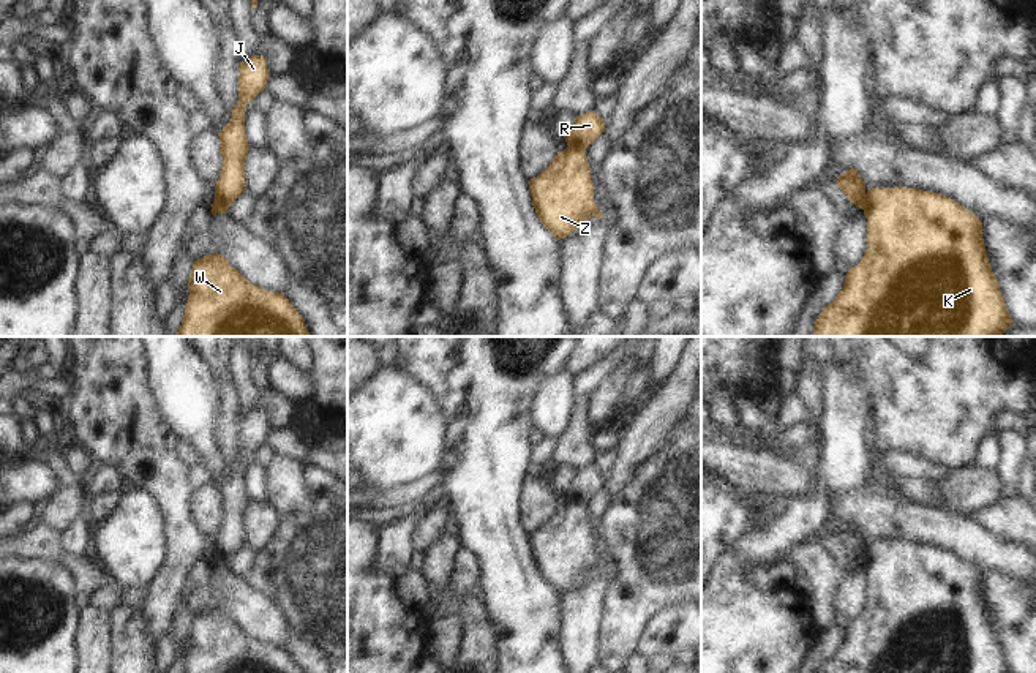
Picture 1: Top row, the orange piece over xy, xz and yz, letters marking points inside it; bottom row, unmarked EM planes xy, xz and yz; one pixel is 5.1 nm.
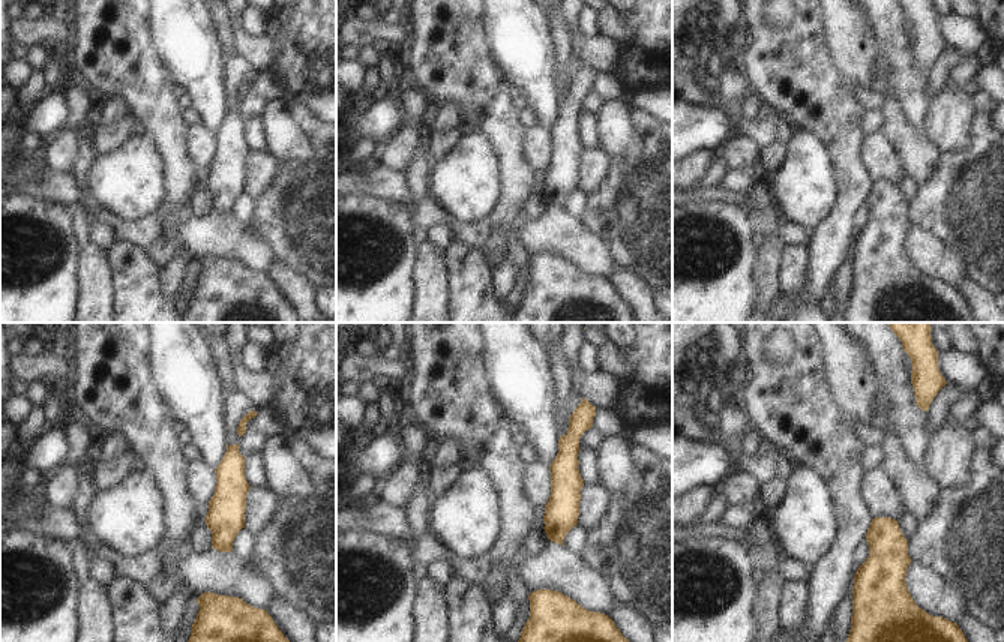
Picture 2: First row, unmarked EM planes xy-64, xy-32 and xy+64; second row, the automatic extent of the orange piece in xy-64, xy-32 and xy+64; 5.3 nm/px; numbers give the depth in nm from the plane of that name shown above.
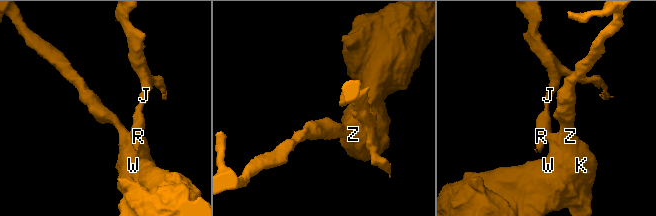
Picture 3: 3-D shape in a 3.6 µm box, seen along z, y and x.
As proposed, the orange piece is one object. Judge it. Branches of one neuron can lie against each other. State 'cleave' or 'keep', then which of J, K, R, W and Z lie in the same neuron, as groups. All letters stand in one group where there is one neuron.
cleave | J R / K W Z

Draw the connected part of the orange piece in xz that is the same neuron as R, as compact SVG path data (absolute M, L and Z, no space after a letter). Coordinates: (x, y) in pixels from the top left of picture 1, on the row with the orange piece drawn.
M594 111L581 114L575 118L570 126L565 142L569 147L584 150L605 133L605 120L600 118Z

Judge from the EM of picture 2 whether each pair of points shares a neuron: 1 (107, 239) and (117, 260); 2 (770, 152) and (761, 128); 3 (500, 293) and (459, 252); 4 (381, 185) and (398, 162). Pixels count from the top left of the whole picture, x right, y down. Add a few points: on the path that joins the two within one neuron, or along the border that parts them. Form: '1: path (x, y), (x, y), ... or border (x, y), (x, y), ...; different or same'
1: border (114, 240), (107, 251); different
2: border (784, 144), (769, 144), (761, 150); different
3: border (494, 269), (491, 273), (491, 291), (502, 300); different
4: border (372, 162), (402, 173); different

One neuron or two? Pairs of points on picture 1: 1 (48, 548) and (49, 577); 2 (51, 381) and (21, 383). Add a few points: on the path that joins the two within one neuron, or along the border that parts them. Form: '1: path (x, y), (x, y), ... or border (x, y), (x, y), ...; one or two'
1: border (16, 556), (52, 561); two
2: path (43, 381), (29, 381); one

